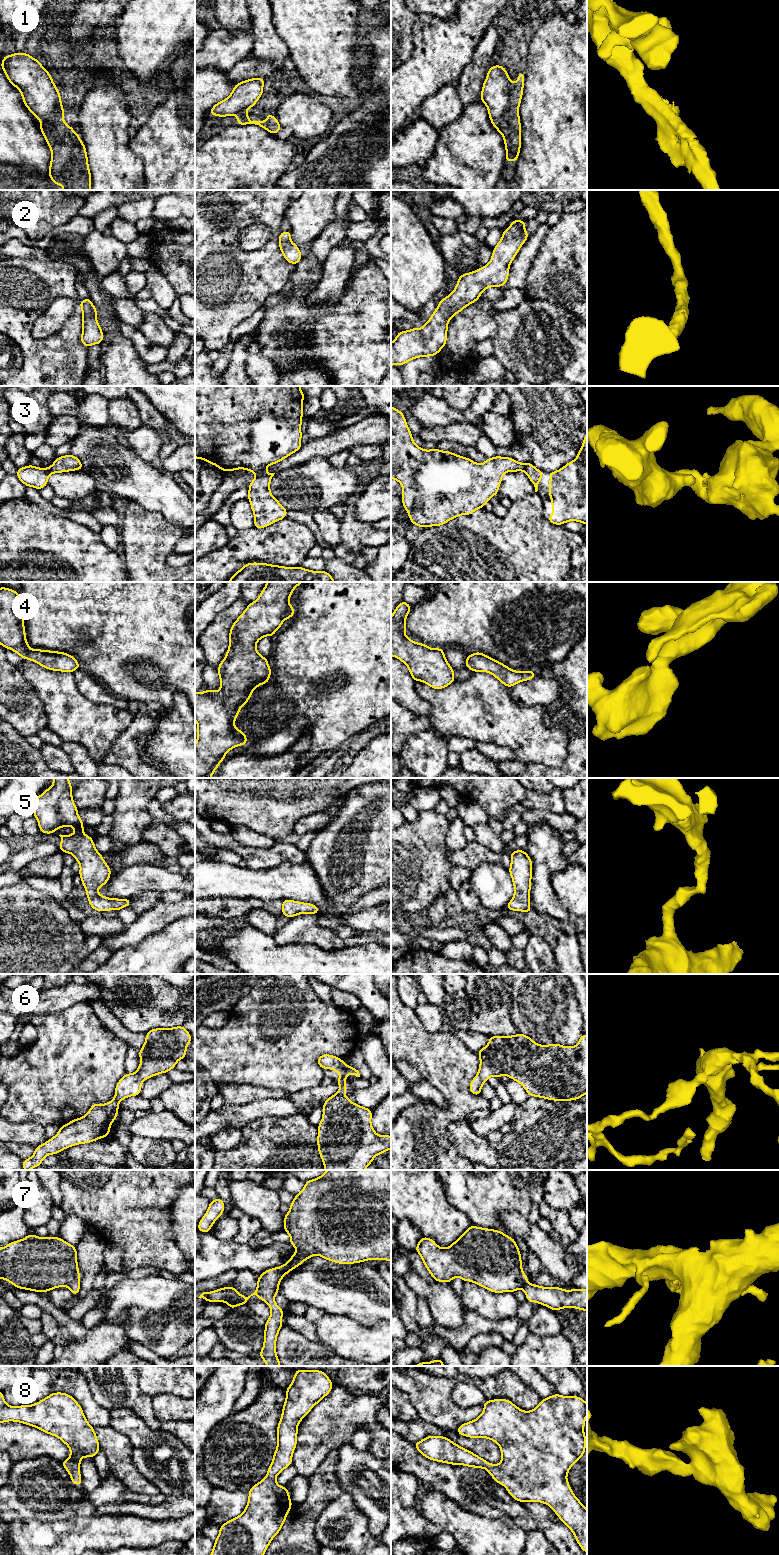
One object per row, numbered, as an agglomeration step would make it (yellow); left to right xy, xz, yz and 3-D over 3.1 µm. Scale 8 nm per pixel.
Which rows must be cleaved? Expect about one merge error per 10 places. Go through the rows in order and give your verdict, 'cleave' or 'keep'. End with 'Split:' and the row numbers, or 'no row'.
1: keep
2: keep
3: keep
4: keep
5: keep
6: keep
7: keep
8: keep
Split: no row

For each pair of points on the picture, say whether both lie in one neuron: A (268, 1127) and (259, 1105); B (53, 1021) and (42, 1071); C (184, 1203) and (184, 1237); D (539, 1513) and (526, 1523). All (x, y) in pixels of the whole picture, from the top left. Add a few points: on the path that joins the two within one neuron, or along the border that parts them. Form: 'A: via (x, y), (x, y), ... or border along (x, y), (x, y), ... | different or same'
A: border along (287, 1116), (265, 1116), (254, 1119), (242, 1127) | different
B: via (53, 1033), (52, 1059) | same
C: via (184, 1211), (184, 1229) | same
D: border along (522, 1503), (540, 1528) | different

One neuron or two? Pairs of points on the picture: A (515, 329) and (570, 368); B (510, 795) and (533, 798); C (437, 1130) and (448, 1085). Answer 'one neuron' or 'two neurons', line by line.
A: one neuron
B: two neurons
C: one neuron

